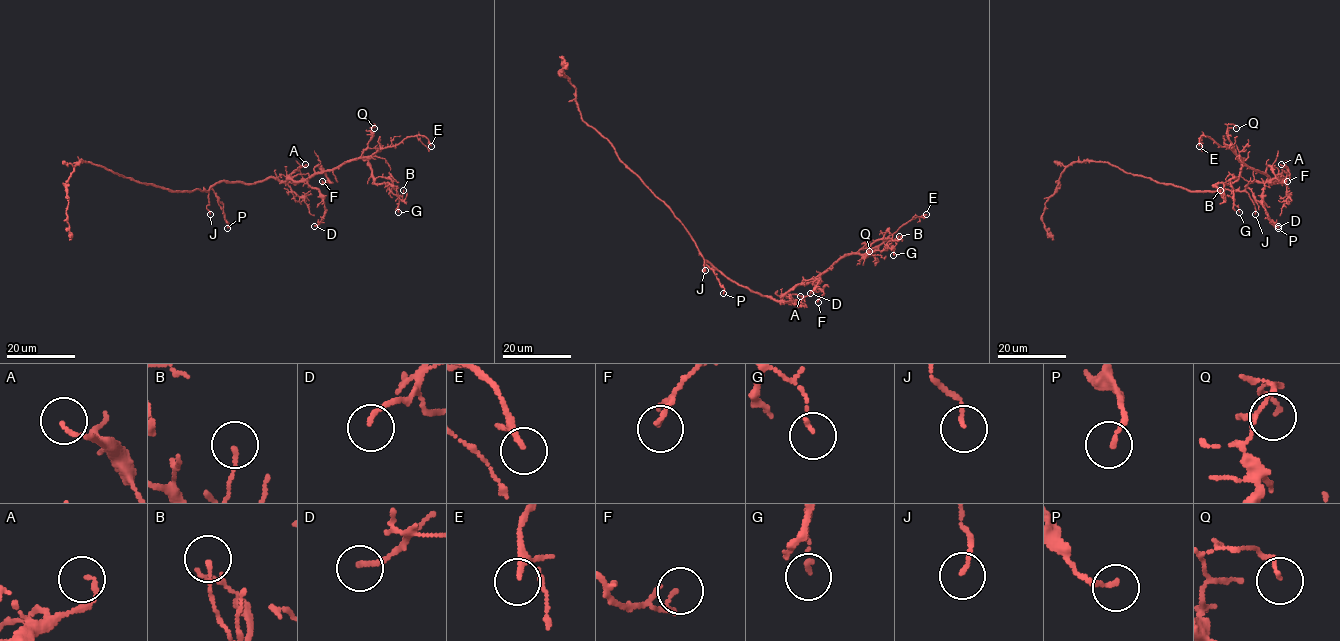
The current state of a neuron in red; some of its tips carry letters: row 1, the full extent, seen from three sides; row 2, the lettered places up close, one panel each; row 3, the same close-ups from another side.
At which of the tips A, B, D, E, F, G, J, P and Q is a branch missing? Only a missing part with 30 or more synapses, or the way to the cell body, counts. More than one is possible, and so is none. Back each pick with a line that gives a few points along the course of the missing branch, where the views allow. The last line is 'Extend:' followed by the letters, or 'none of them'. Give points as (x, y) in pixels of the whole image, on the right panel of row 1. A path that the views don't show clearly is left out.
Extend: E

